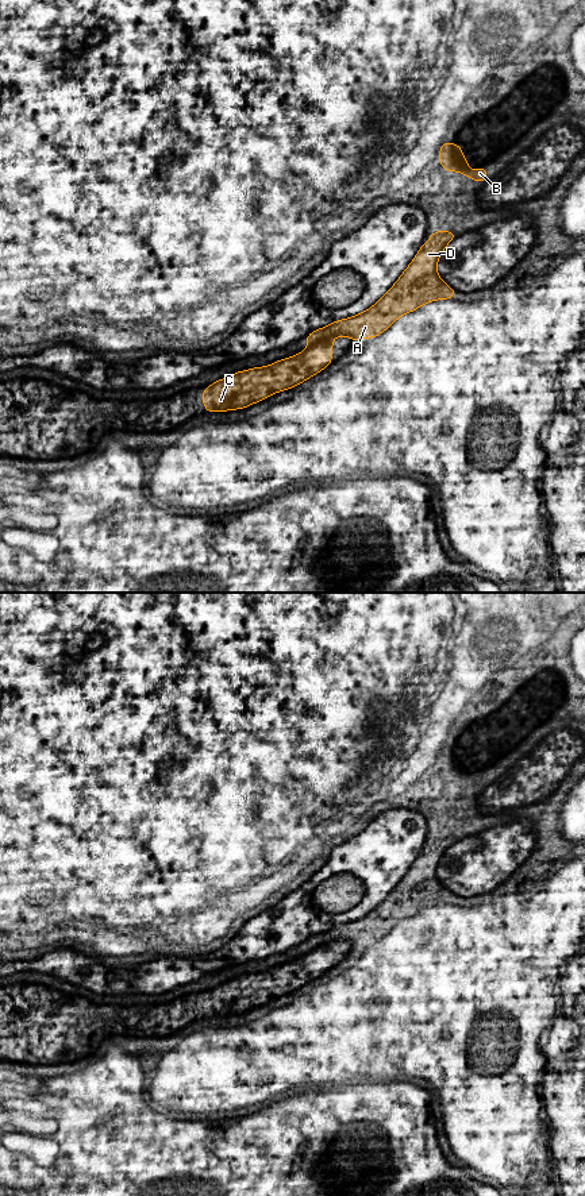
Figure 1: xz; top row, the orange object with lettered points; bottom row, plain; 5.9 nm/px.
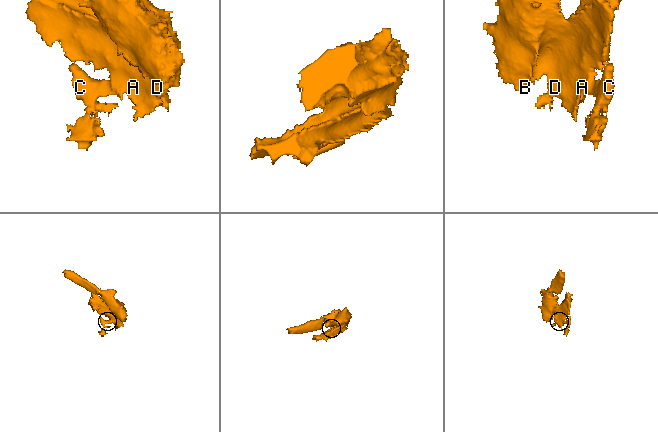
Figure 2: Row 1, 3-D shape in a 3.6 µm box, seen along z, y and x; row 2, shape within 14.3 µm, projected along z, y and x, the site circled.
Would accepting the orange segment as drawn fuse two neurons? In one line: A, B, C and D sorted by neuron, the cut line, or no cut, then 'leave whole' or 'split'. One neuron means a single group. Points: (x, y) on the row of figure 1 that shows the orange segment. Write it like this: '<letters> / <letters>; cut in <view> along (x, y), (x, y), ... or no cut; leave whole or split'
A B D / C; cut in xz along (331, 338), (310, 347); split

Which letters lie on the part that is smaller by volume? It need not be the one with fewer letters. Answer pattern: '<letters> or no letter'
C

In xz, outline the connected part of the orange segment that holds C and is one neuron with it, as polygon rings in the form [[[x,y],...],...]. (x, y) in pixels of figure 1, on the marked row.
[[[332,339],[274,362],[266,367],[242,370],[208,385],[203,405],[208,413],[245,409],[274,393],[296,387],[332,363]]]

